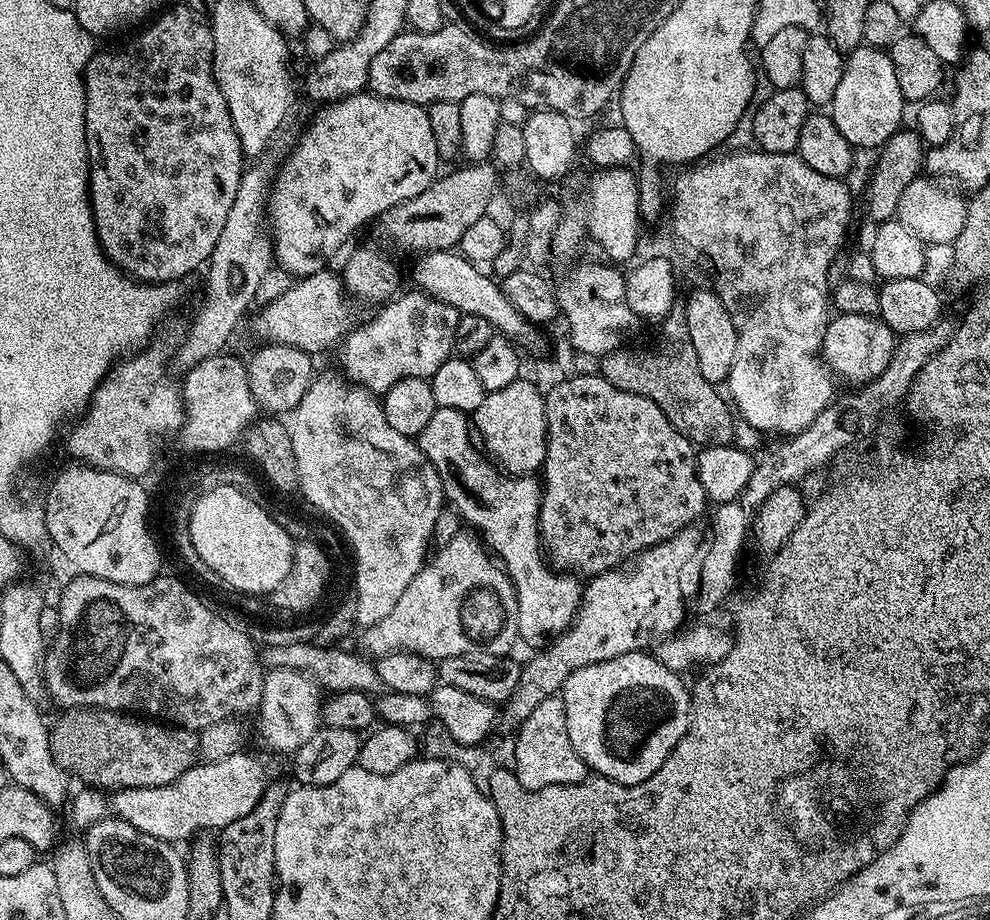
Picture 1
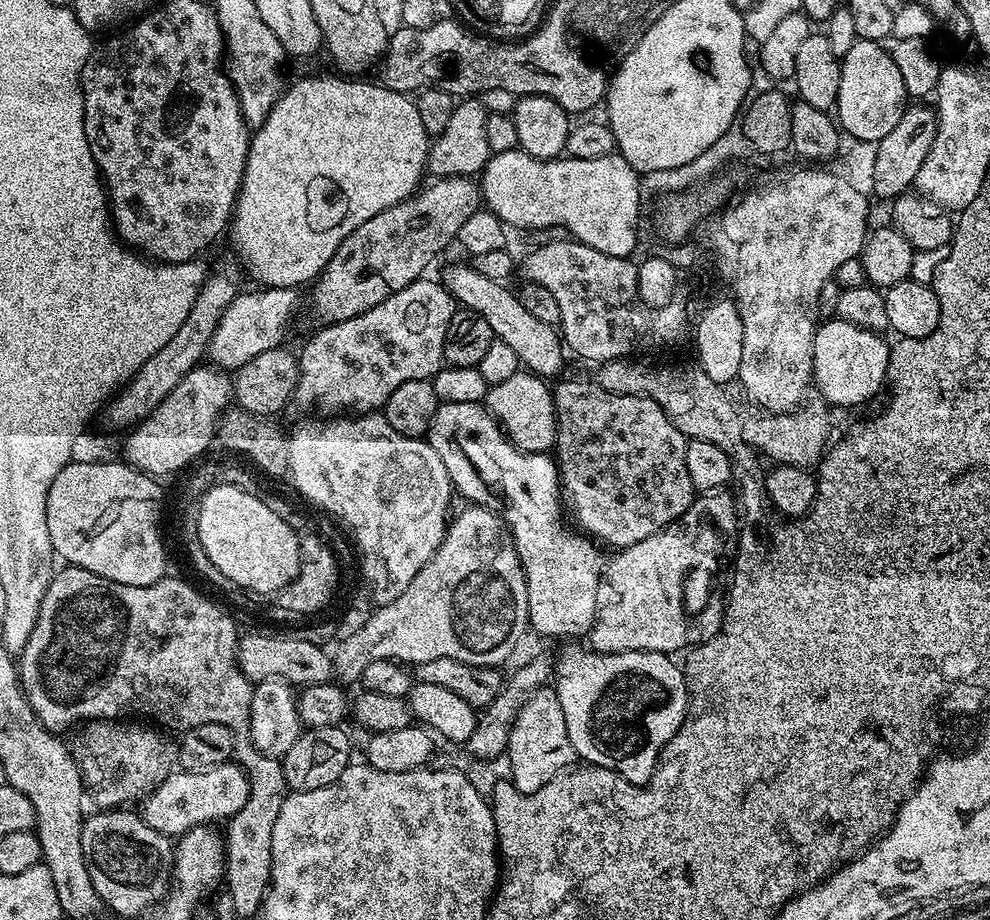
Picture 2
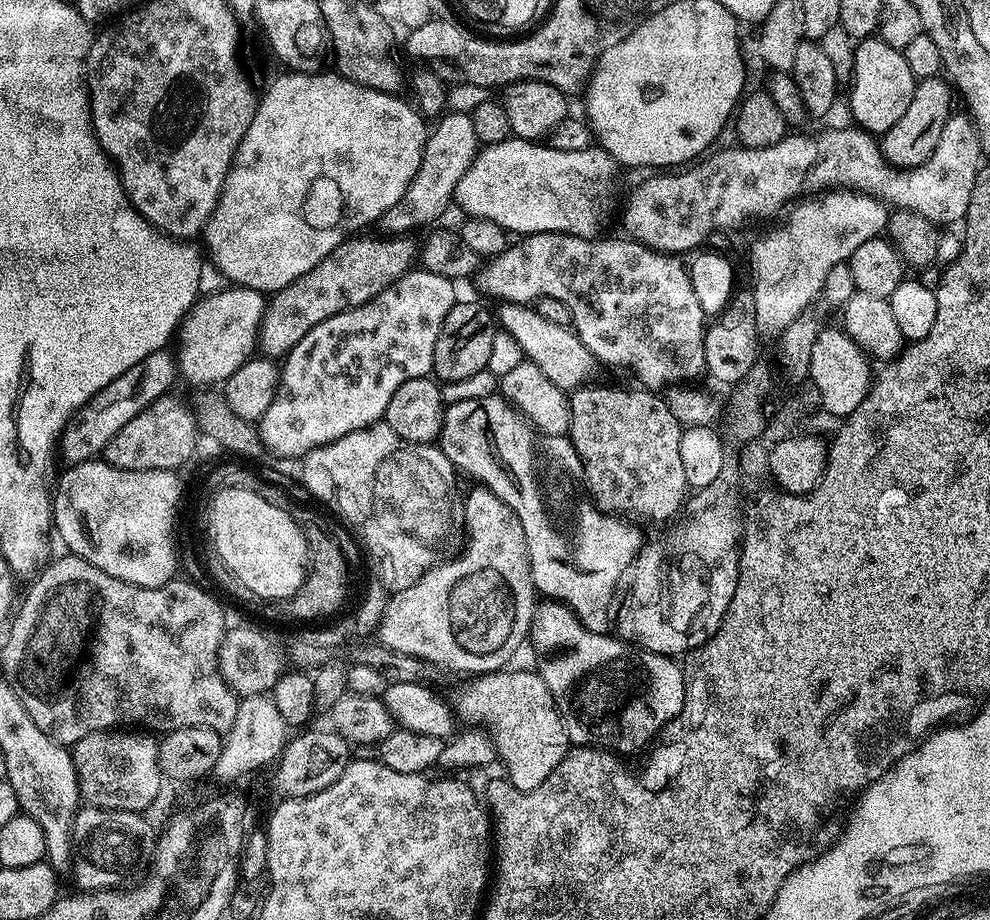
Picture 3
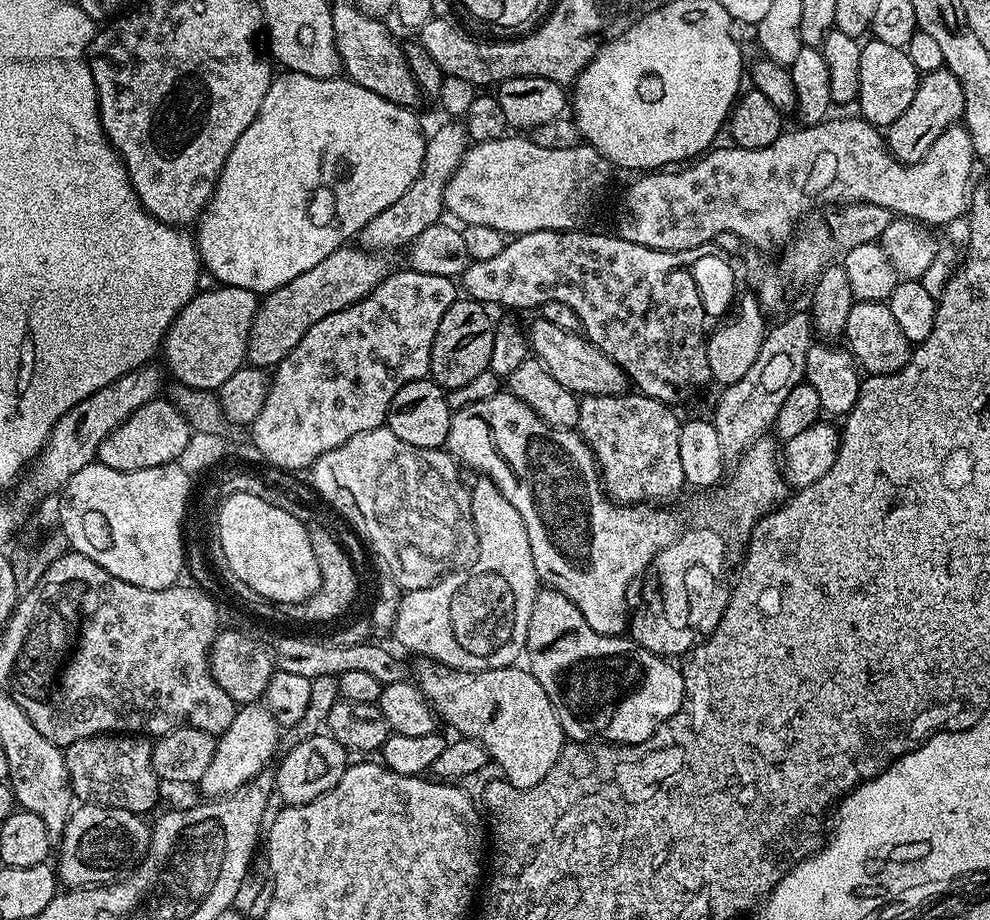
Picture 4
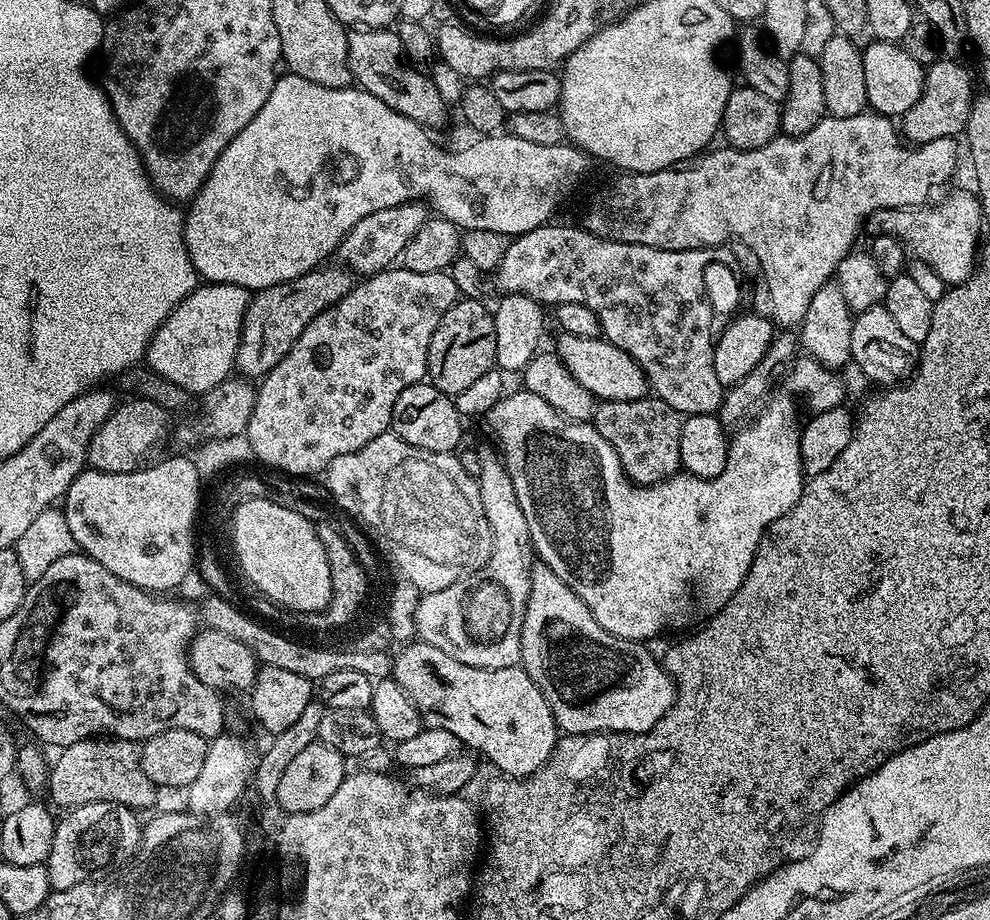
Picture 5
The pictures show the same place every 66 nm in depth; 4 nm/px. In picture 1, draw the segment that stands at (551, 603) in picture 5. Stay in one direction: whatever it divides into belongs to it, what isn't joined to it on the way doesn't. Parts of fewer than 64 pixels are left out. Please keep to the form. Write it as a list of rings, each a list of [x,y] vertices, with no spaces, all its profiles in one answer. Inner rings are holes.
[[[644,650],[627,652],[618,658],[610,658],[606,662],[594,662],[590,666],[582,666],[578,670],[574,670],[574,674],[570,674],[570,678],[566,678],[562,689],[562,699],[566,710],[566,734],[570,734],[570,746],[574,746],[576,753],[584,759],[585,764],[595,775],[604,776],[619,784],[633,785],[646,782],[663,766],[666,758],[670,758],[674,746],[678,746],[678,742],[682,742],[686,730],[692,724],[692,693],[689,685],[687,683],[684,685],[680,680],[683,680],[681,673],[672,672],[661,660],[656,659],[655,655]]]

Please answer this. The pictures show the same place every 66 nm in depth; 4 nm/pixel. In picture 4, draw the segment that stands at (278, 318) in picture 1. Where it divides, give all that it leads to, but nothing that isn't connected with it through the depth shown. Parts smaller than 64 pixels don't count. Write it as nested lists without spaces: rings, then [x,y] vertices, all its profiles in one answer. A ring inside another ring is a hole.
[[[212,286],[209,292],[197,291],[192,301],[184,307],[174,318],[174,322],[168,327],[162,345],[162,356],[172,371],[173,381],[185,384],[191,388],[206,388],[219,390],[221,386],[237,372],[245,367],[248,358],[248,339],[252,323],[256,317],[258,307],[257,293],[241,288],[227,286]]]

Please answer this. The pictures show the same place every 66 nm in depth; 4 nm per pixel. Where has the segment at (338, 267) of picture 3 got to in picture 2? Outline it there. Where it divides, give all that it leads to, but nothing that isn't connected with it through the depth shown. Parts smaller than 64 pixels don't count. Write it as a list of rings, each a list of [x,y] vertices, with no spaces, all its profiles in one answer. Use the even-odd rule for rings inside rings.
[[[446,176],[431,181],[433,184],[421,187],[408,199],[382,210],[382,214],[374,214],[370,222],[362,222],[358,230],[354,230],[344,239],[342,246],[330,258],[330,262],[316,277],[312,288],[312,304],[316,307],[316,316],[321,325],[337,324],[346,318],[354,318],[390,298],[390,294],[398,294],[410,282],[421,279],[428,268],[428,263],[447,246],[456,240],[458,230],[462,230],[462,222],[470,218],[470,214],[478,211],[482,204],[482,188],[471,176]]]

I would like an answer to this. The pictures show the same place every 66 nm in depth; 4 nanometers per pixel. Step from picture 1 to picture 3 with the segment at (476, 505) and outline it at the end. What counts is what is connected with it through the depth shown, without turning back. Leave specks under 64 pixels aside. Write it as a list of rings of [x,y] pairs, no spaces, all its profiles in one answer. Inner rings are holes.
[[[493,394],[447,405],[438,446],[457,473],[473,476],[477,485],[489,488],[510,506],[510,510],[514,510],[514,514],[518,514],[522,534],[526,534],[528,561],[537,593],[549,601],[564,604],[592,632],[607,633],[610,628],[608,603],[612,600],[612,591],[620,575],[622,580],[631,569],[632,561],[642,547],[642,539],[636,529],[639,527],[633,523],[601,512],[589,499],[580,500],[576,493],[576,480],[572,477],[572,471],[580,468],[580,460],[567,435],[537,434],[505,397]]]

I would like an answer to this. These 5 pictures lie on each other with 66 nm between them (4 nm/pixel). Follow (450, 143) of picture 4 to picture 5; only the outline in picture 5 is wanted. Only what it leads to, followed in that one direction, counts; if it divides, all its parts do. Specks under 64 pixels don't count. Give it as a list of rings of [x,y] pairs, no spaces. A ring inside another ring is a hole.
[[[420,202],[390,206],[386,210],[374,210],[374,214],[366,214],[362,222],[354,222],[346,238],[342,238],[342,242],[336,247],[335,255],[340,256],[339,263],[351,269],[357,277],[367,278],[384,272],[403,257],[406,242],[410,242],[410,238],[414,238],[414,234],[422,230],[429,218],[429,209]]]

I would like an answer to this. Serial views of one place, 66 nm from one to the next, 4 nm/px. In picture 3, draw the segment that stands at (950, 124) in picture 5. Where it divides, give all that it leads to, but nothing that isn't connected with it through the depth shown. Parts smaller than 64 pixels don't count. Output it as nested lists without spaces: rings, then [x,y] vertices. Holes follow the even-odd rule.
[[[935,76],[929,80],[922,80],[917,83],[914,90],[914,98],[910,98],[910,106],[906,106],[902,118],[890,126],[879,137],[880,153],[884,156],[884,161],[893,168],[907,170],[917,168],[938,146],[938,138],[942,138],[942,126],[946,126],[949,116],[953,115],[952,108],[953,89],[947,79]]]

